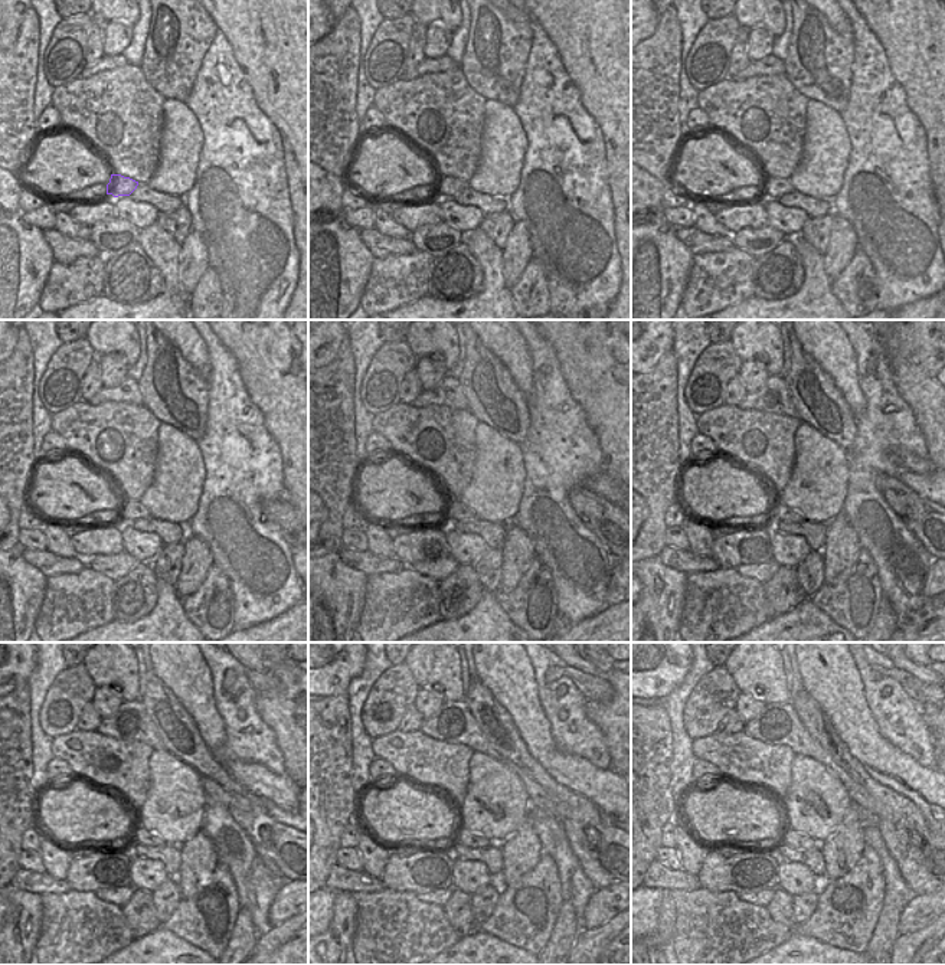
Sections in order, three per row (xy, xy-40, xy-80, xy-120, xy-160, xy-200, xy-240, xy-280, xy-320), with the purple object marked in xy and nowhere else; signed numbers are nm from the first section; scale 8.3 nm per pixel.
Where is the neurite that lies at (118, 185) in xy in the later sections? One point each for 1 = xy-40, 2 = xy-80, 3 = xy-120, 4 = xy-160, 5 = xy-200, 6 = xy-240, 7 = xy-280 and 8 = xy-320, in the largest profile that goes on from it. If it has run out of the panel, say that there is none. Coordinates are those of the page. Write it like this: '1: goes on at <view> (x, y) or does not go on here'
1: goes on at xy-40 (447, 187)
2: goes on at xy-80 (771, 189)
3: goes on at xy-120 (130, 510)
4: goes on at xy-160 (454, 510)
5: goes on at xy-200 (778, 512)
6: goes on at xy-240 (149, 838)
7: goes on at xy-280 (470, 838)
8: goes on at xy-320 (793, 838)

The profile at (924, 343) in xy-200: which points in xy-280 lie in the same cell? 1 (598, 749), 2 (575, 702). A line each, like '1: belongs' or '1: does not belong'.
1: does not belong
2: does not belong

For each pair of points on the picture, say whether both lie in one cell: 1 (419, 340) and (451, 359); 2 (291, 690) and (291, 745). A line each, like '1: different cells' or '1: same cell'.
1: same cell
2: same cell

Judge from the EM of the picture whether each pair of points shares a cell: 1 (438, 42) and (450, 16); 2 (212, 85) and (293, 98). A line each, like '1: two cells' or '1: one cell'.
1: two cells
2: two cells

